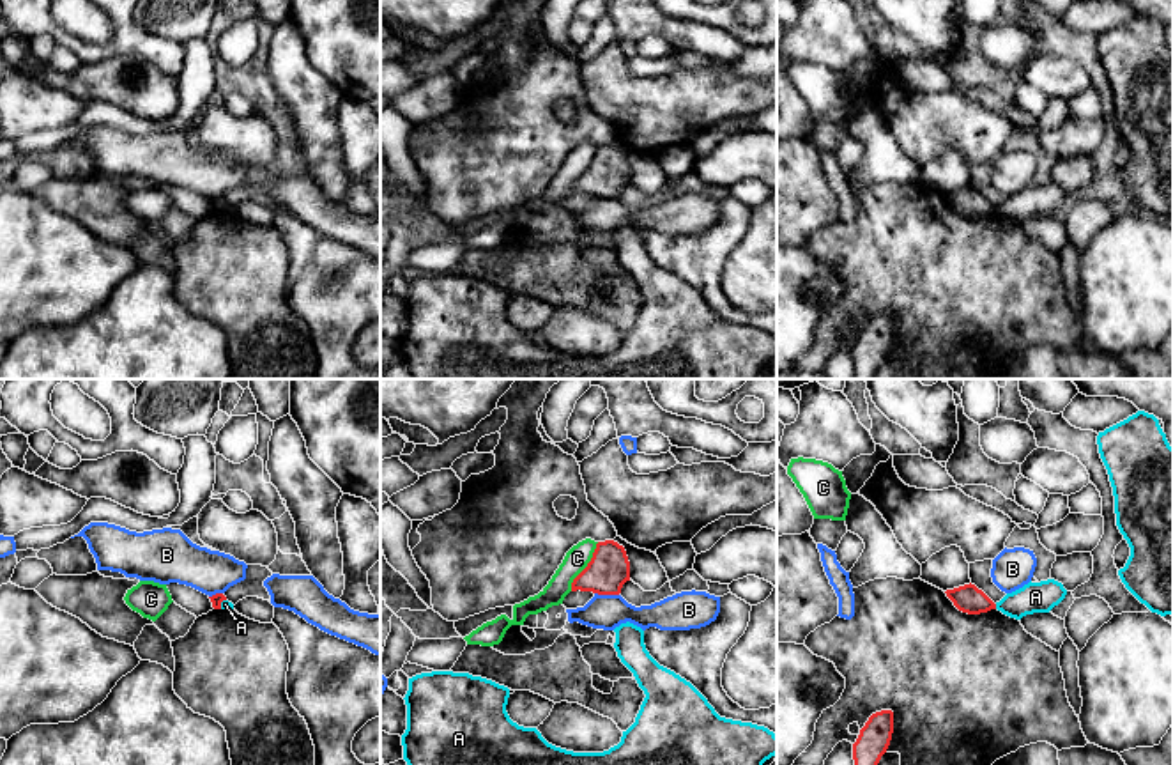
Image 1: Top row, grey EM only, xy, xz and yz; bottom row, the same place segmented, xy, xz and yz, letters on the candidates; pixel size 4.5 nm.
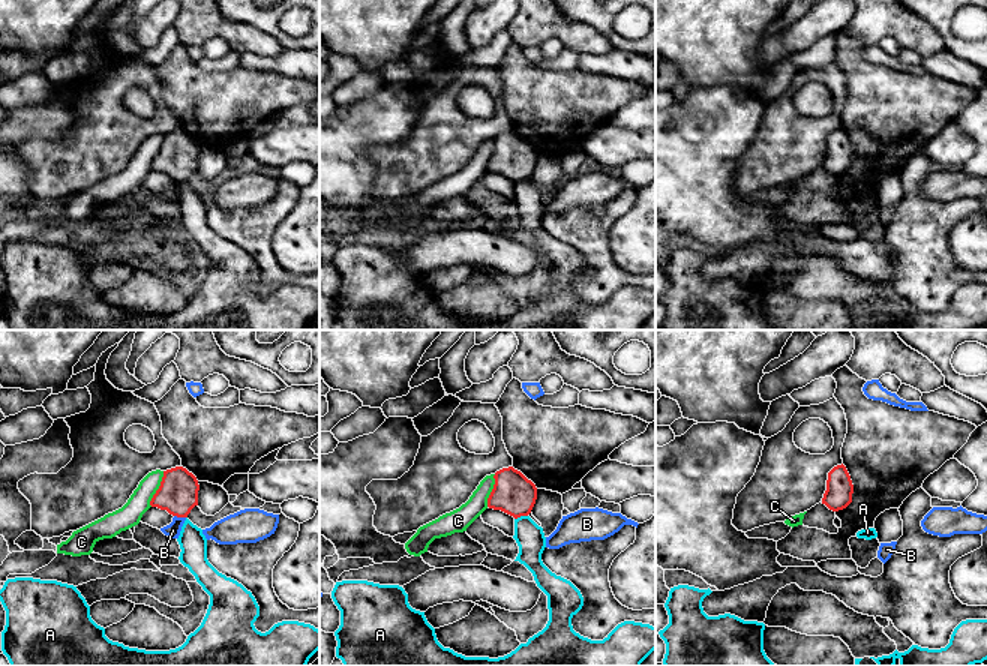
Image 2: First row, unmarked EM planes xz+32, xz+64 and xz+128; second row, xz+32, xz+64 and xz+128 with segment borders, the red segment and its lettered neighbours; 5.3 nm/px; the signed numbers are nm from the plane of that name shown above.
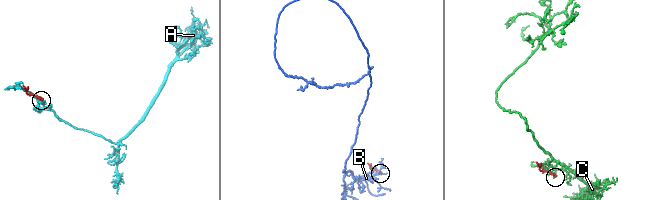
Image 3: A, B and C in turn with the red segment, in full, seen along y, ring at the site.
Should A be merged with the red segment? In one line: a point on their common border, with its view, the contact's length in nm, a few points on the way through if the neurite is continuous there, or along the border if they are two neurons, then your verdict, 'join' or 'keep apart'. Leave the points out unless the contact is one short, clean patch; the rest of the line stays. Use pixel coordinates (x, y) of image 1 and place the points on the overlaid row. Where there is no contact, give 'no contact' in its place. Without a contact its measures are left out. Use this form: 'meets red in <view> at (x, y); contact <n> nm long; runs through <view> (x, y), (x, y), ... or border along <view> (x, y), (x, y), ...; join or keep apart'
meets red in yz at (995, 606); contact 30 nm long; border along yz (995, 604), (996, 608); keep apart

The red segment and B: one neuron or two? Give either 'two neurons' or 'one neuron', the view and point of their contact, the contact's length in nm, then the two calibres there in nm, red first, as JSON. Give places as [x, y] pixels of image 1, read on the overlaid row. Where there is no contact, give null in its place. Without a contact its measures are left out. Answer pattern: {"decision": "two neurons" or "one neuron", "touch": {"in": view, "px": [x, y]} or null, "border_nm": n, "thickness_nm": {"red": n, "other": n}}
{"decision": "two neurons", "touch": {"in": "xz", "px": [607, 594]}, "border_nm": 110, "thickness_nm": {"red": 190, "other": 160}}

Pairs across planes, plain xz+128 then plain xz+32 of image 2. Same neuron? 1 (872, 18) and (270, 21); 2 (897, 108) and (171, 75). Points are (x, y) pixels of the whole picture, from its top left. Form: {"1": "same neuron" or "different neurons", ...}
{"1": "different neurons", "2": "same neuron"}

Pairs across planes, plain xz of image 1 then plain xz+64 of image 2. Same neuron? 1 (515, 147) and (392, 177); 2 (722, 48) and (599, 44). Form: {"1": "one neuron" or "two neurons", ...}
{"1": "one neuron", "2": "one neuron"}

